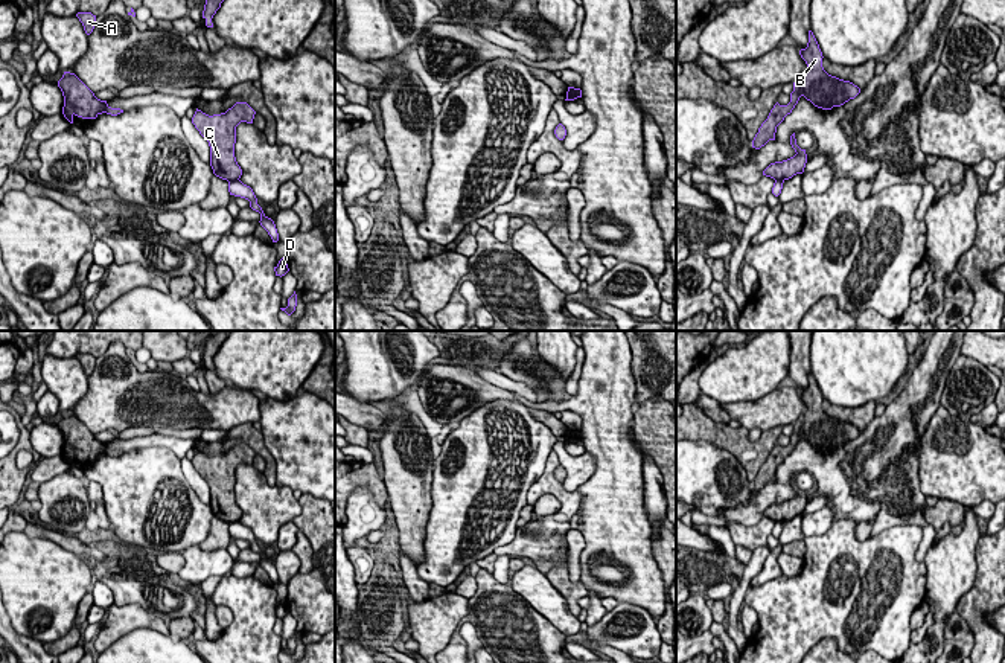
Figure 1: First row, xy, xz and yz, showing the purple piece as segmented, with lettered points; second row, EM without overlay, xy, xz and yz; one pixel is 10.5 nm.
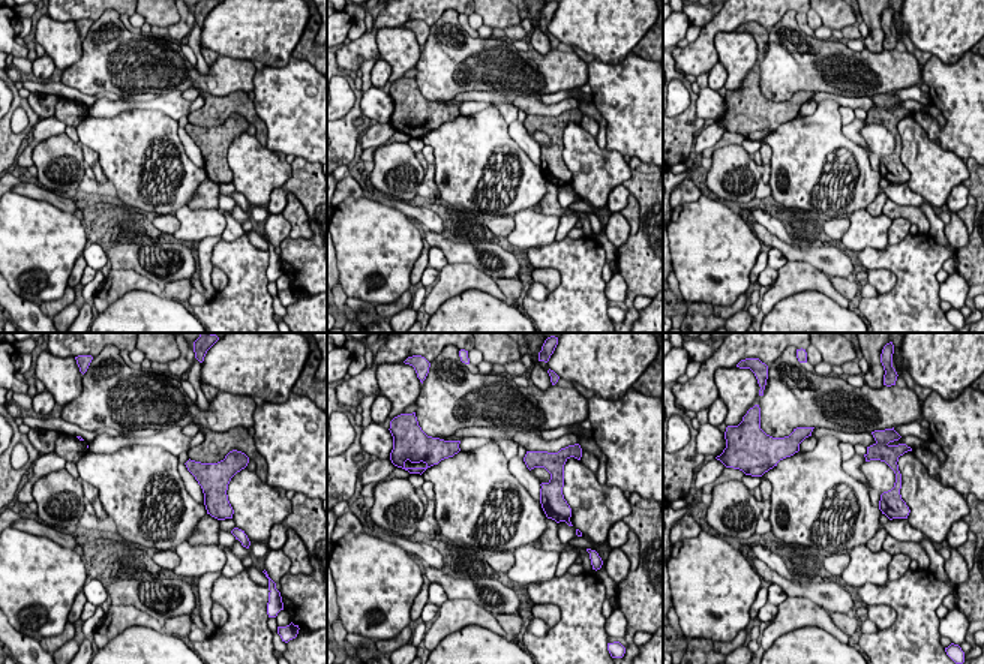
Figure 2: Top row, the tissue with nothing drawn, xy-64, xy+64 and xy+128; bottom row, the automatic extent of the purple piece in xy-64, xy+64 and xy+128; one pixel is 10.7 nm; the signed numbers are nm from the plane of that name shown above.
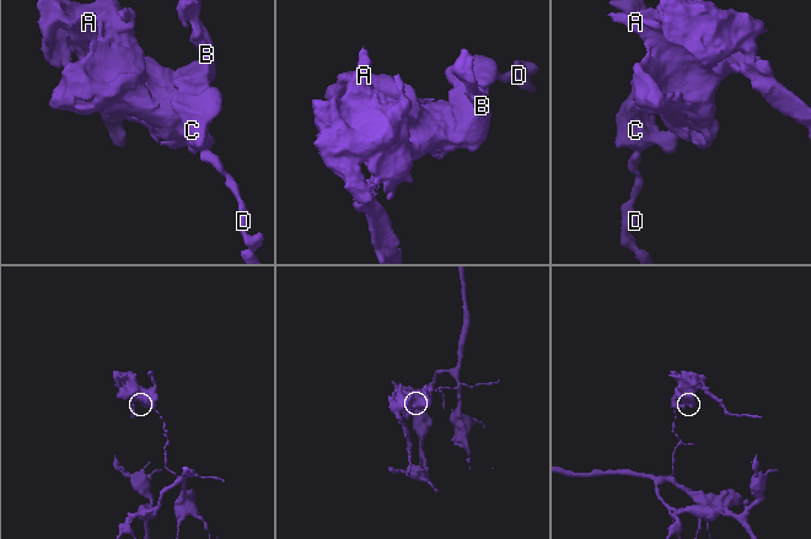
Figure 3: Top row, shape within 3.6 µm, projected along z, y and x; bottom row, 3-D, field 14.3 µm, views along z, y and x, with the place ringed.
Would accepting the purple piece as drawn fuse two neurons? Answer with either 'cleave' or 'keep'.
cleave

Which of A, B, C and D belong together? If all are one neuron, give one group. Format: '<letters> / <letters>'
A B C / D

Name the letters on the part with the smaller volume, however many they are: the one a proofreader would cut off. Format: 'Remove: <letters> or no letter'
Remove: A, B, C

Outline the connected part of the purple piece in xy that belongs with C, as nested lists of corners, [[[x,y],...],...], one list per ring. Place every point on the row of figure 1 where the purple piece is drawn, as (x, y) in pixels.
[[[236,102],[225,113],[209,116],[196,108],[192,123],[210,146],[210,166],[222,180],[234,181],[242,169],[234,157],[236,127],[241,122],[253,123],[256,111],[247,102]]]

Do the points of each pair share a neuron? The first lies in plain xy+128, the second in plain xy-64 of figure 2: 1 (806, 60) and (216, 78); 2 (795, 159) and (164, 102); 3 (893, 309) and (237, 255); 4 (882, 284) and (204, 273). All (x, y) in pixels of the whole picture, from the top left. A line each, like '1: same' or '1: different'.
1: same
2: different
3: same
4: different

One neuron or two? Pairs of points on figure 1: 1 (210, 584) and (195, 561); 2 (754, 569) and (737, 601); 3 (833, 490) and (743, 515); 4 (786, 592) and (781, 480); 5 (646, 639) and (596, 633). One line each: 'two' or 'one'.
1: two
2: one
3: one
4: two
5: one

